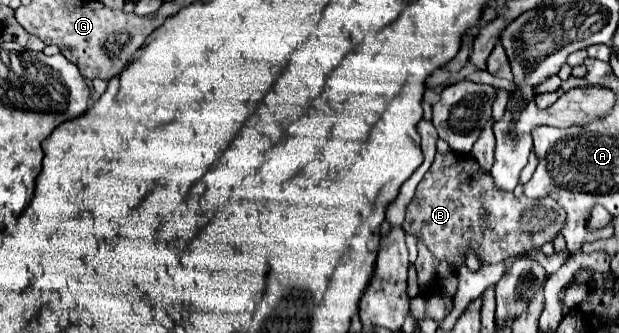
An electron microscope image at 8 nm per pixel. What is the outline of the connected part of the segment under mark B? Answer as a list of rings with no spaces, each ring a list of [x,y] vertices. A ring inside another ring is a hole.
[[[450,152],[450,156],[446,158],[436,158],[434,164],[430,166],[430,170],[426,172],[426,176],[422,178],[422,182],[416,188],[416,196],[414,200],[408,204],[406,210],[406,220],[404,220],[404,230],[416,238],[422,238],[426,242],[426,246],[432,250],[432,254],[438,260],[448,260],[452,262],[452,268],[456,270],[460,266],[458,256],[472,246],[478,254],[478,258],[486,264],[498,264],[510,256],[518,256],[524,250],[532,250],[532,248],[540,248],[546,242],[552,242],[558,234],[562,234],[564,226],[566,226],[566,212],[564,208],[554,200],[554,198],[536,198],[530,200],[526,196],[516,198],[512,192],[502,192],[494,188],[494,182],[488,174],[480,172],[476,160],[470,154],[454,154]],[[486,214],[486,222],[482,222],[480,218]]]

